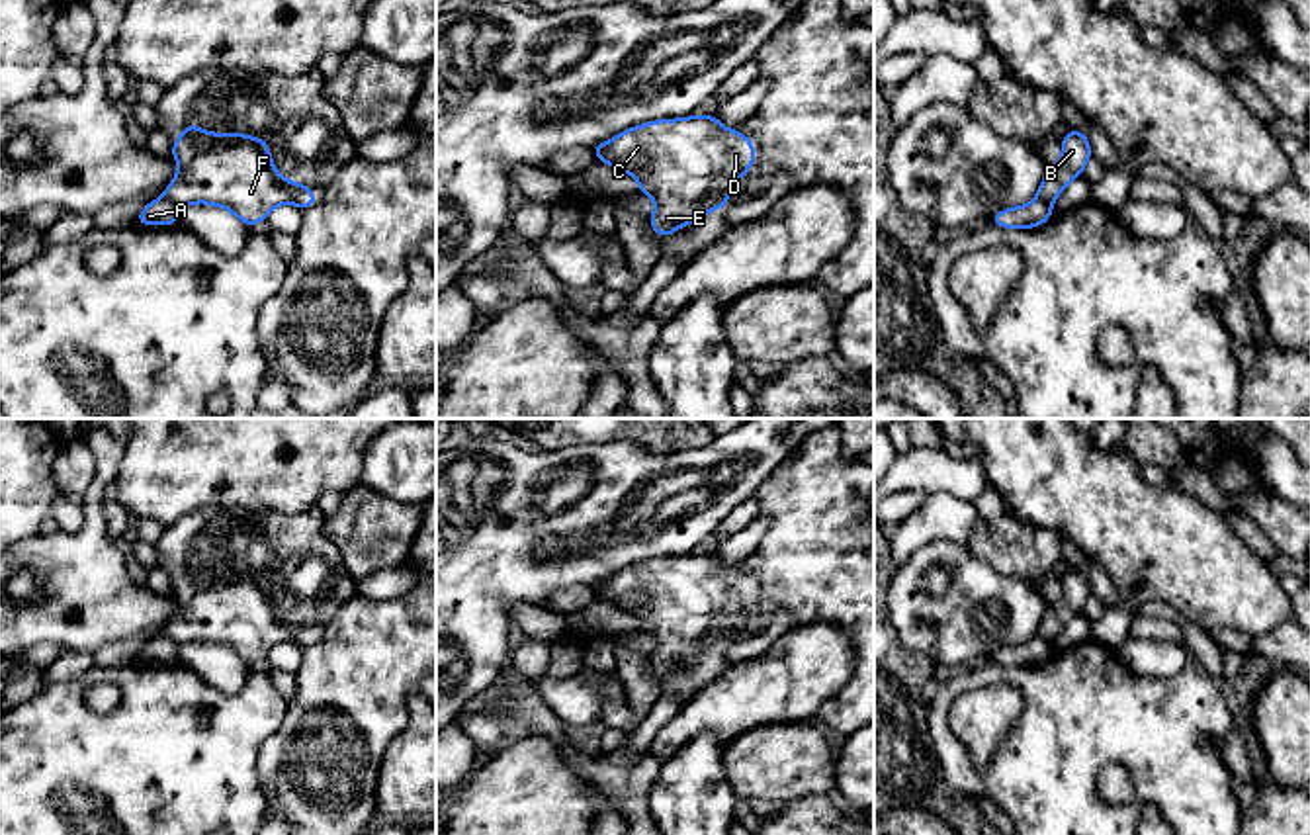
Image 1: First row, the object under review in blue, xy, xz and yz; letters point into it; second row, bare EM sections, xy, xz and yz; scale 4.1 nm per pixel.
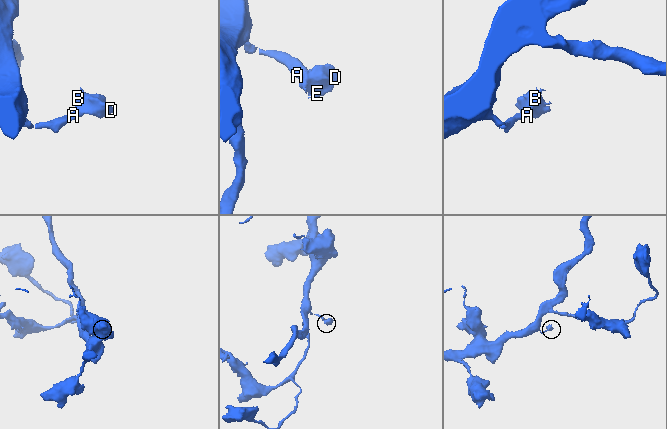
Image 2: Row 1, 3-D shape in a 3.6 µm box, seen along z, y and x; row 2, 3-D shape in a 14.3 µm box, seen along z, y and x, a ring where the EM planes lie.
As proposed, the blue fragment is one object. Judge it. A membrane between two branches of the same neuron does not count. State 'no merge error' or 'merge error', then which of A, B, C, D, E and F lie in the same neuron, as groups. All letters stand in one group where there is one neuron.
merge error; A / B C D E F

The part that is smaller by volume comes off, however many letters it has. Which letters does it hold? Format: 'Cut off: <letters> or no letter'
Cut off: B, C, D, E, F

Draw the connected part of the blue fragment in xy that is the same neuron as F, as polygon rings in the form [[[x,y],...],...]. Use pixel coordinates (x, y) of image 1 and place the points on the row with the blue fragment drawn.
[[[188,123],[172,143],[172,156],[178,174],[166,186],[164,198],[178,207],[217,205],[252,227],[282,203],[305,209],[319,201],[309,186],[280,176],[268,139],[219,135]]]

